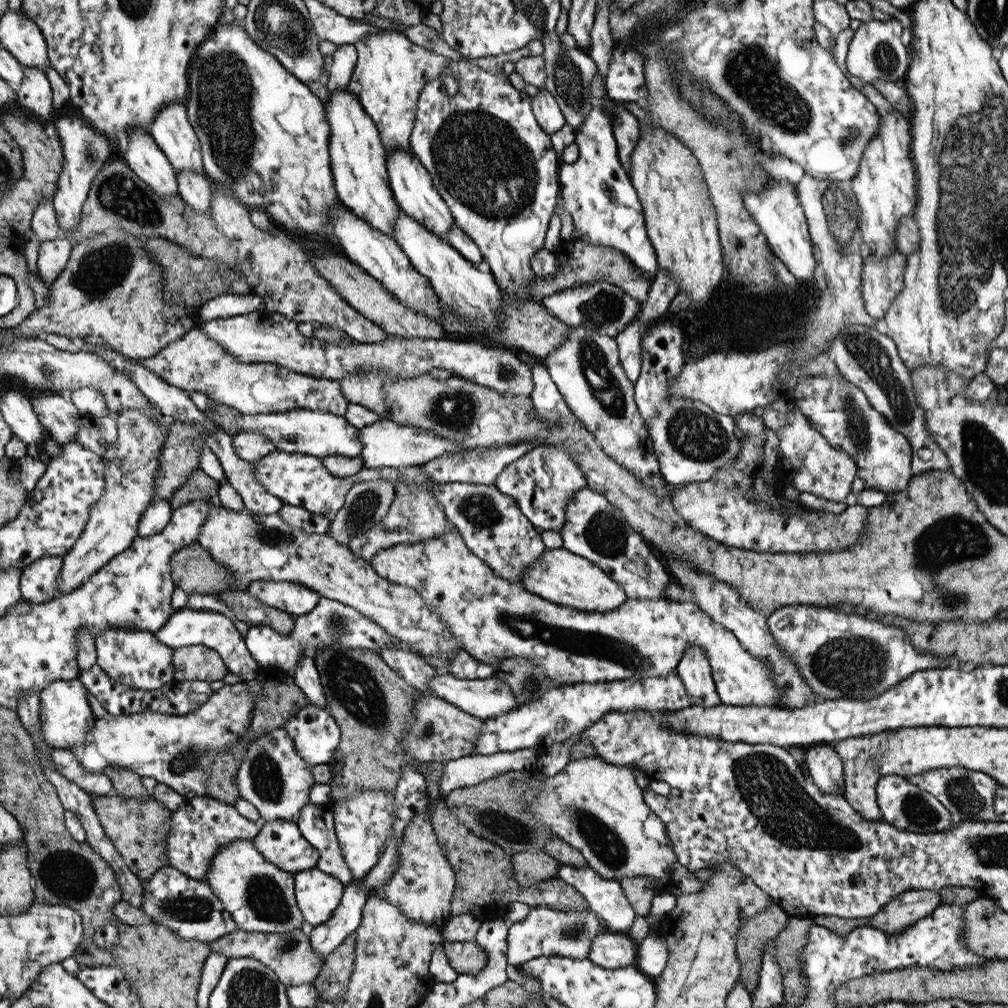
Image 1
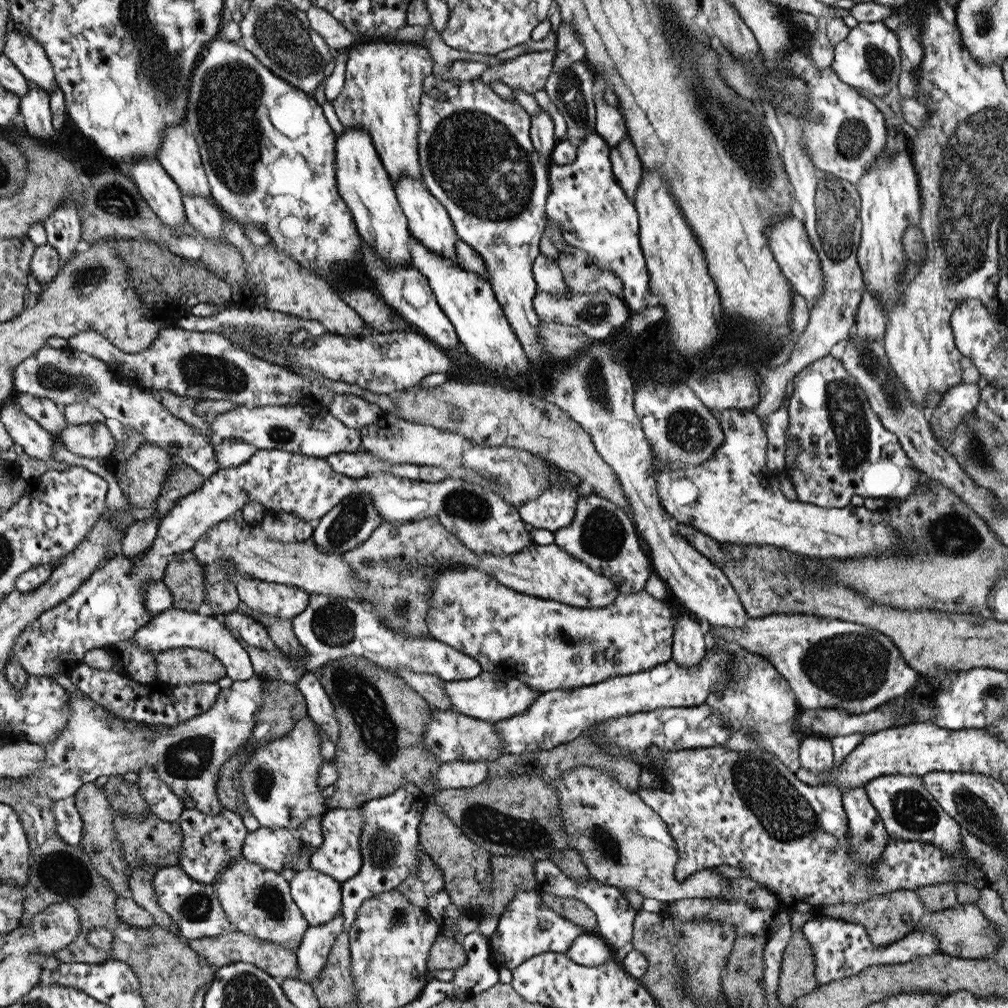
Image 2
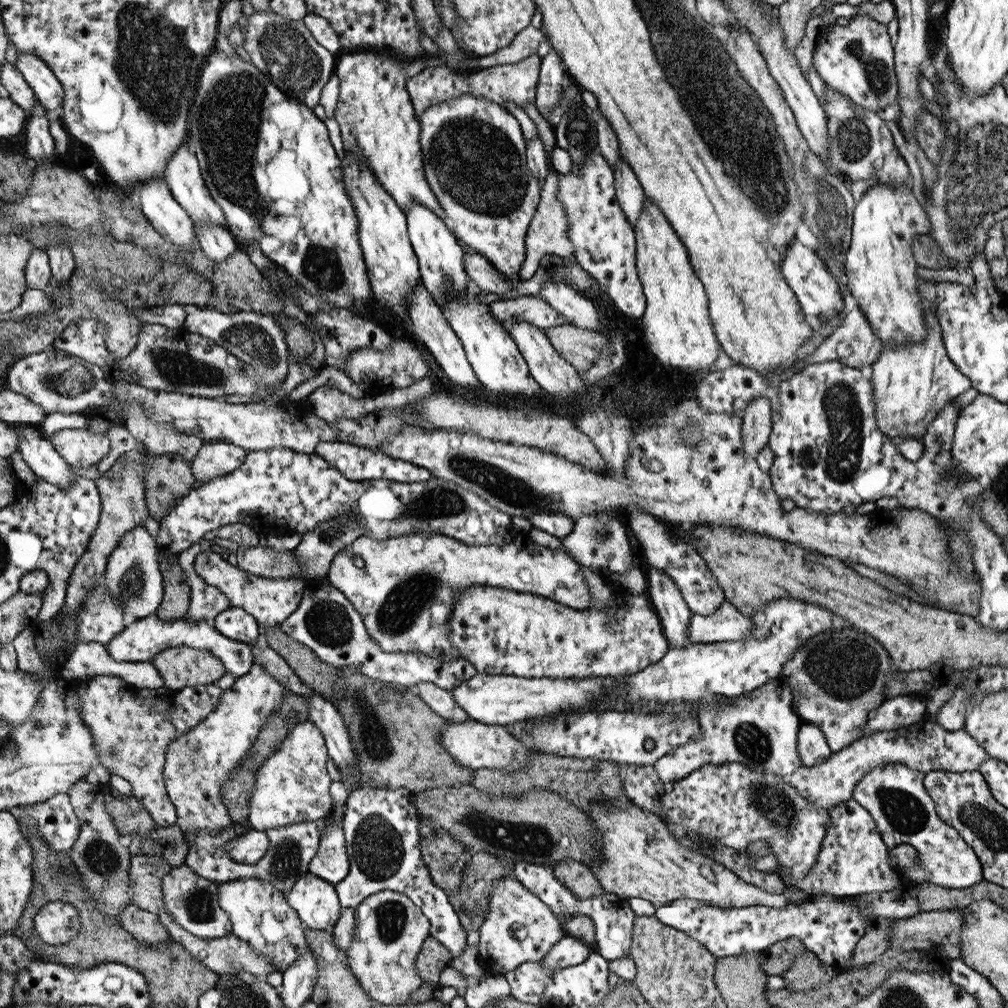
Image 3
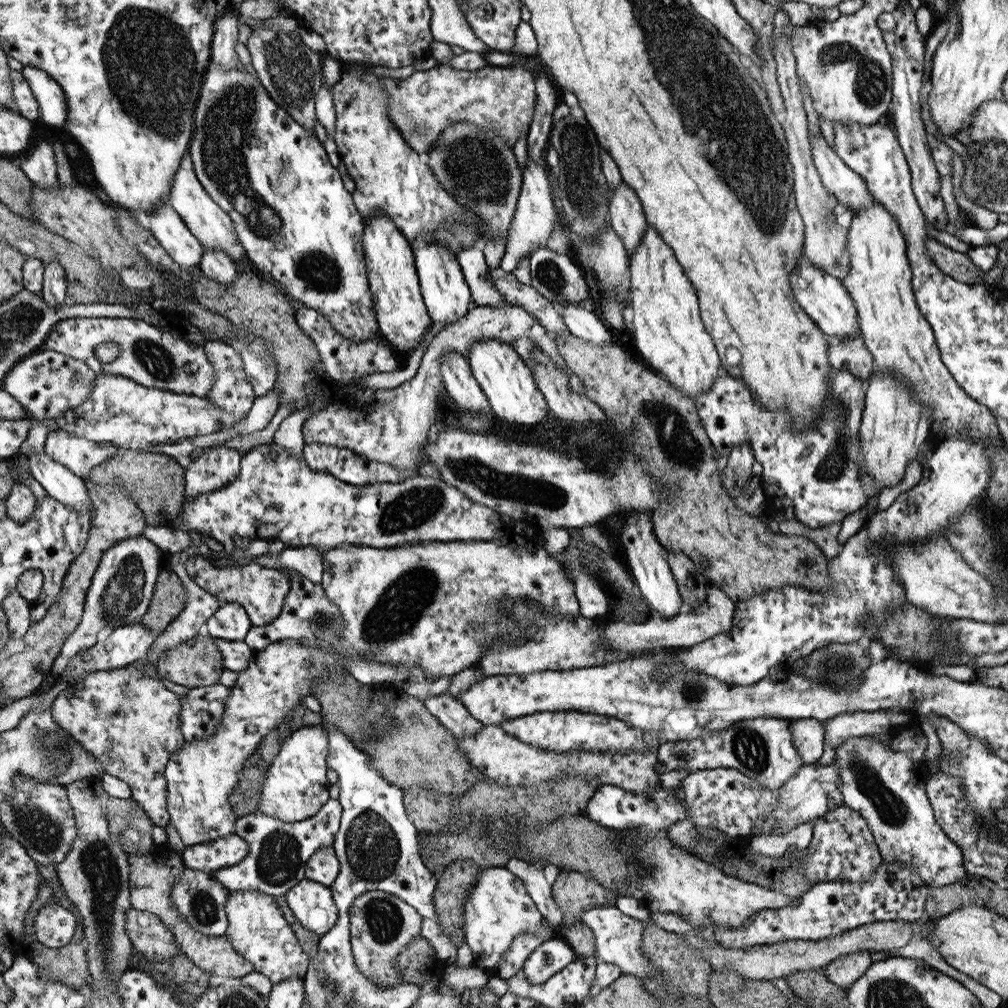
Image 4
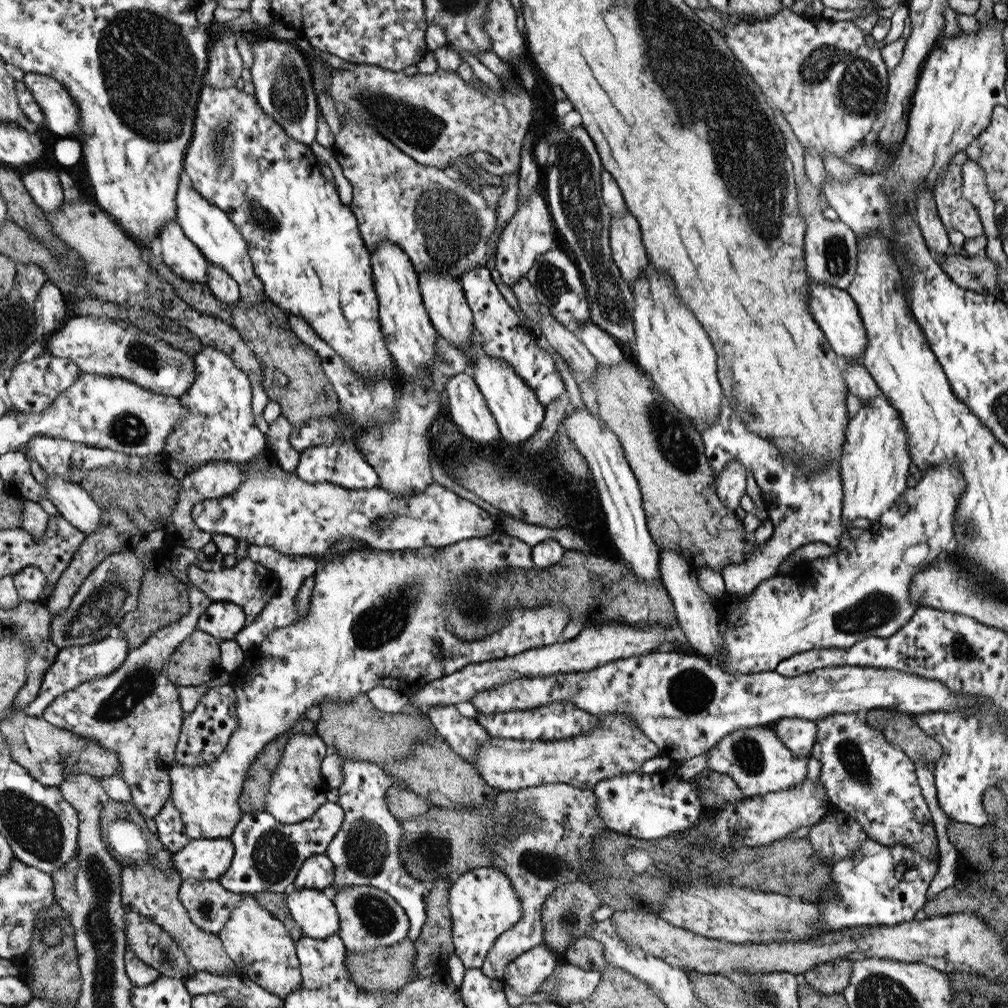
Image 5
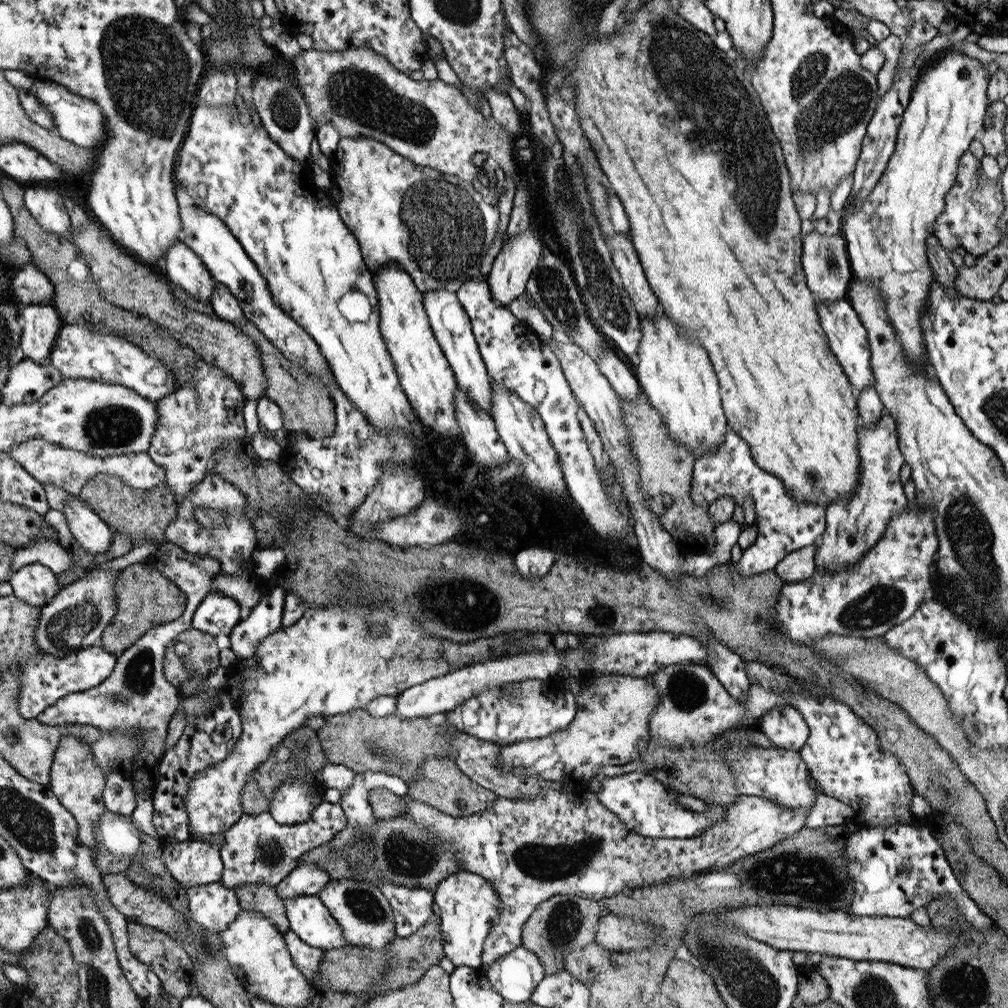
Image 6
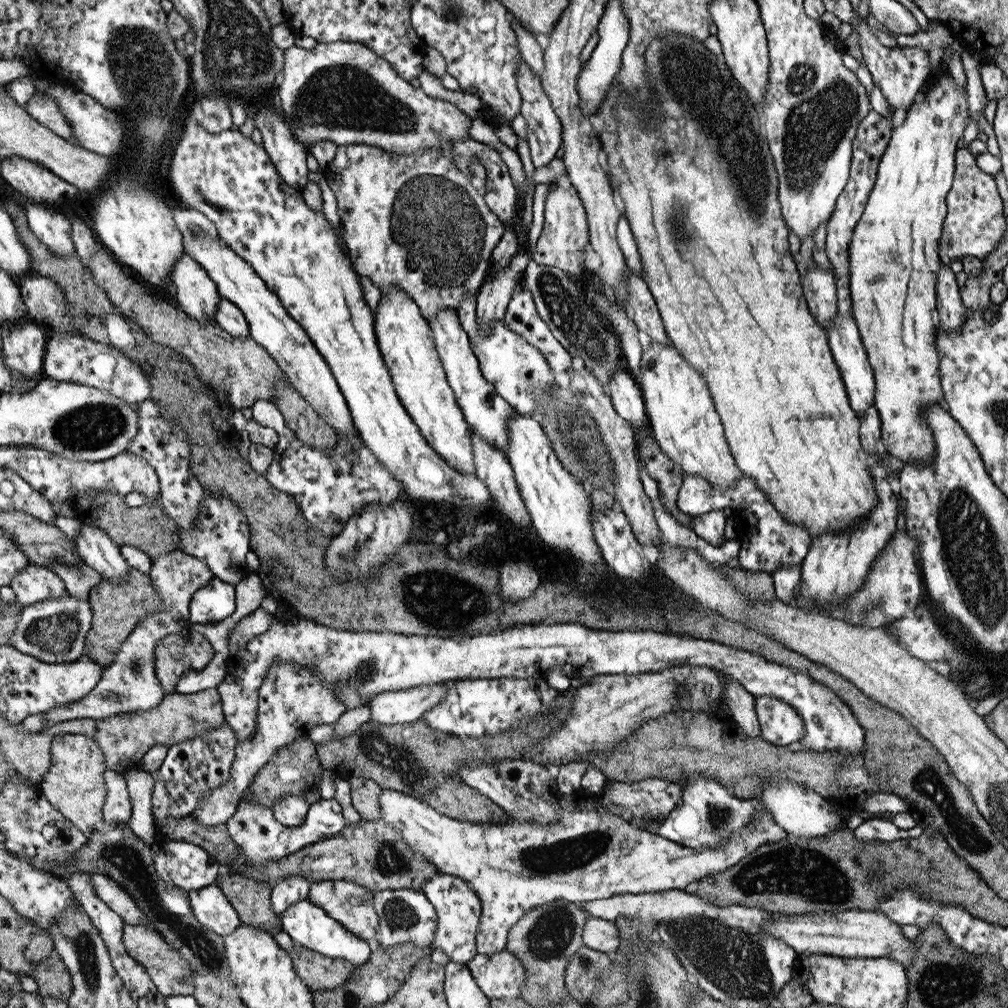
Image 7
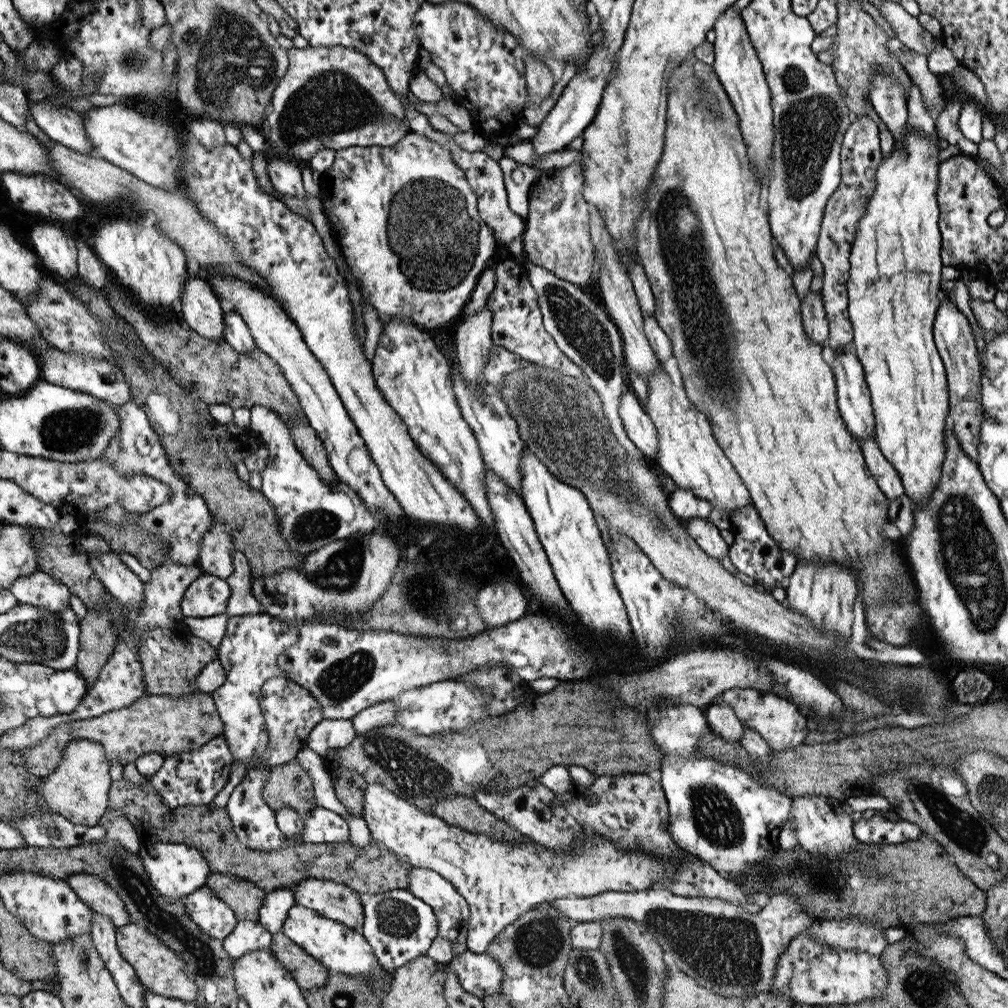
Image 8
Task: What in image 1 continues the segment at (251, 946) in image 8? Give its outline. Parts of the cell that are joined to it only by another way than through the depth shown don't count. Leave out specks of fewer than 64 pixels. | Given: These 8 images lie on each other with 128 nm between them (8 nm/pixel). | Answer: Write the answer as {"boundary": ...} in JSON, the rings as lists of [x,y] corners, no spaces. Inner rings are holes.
{"boundary":[[[317,868],[295,874],[296,900],[306,928],[330,921],[344,897],[345,884]]]}

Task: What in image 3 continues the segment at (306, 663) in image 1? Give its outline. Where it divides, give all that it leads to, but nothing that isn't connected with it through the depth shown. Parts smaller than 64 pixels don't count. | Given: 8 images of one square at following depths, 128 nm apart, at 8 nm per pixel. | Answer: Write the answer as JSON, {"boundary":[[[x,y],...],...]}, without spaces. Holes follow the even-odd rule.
{"boundary":[[[313,691],[312,697],[308,699],[310,702],[310,721],[321,729],[325,737],[325,742],[328,744],[329,760],[336,763],[336,767],[340,768],[340,770],[346,769],[348,765],[358,765],[356,764],[356,752],[349,734],[349,726],[337,707],[330,700],[322,697],[320,693],[316,693],[316,691]]]}

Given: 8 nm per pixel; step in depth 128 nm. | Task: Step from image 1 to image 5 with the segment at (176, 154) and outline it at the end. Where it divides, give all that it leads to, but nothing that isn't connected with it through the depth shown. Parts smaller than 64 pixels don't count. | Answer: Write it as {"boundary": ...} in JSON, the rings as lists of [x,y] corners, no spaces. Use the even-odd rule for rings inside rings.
{"boundary":[[[182,169],[182,185],[178,185],[177,190],[177,216],[176,221],[182,226],[186,237],[192,239],[198,249],[202,250],[209,263],[214,263],[224,267],[224,270],[232,275],[232,278],[238,282],[240,298],[248,303],[256,303],[258,299],[266,299],[264,283],[256,273],[253,266],[252,256],[249,254],[248,243],[245,241],[238,226],[233,219],[223,211],[221,207],[214,206],[214,203],[202,197],[192,181],[190,175]]]}

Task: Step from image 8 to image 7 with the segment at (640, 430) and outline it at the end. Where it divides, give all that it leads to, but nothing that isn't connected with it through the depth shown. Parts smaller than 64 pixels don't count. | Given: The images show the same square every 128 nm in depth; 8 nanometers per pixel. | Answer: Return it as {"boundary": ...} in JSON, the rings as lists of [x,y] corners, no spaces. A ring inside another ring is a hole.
{"boundary":[[[620,368],[612,373],[607,388],[615,412],[629,422],[635,433],[643,429],[647,413],[642,390],[628,370]]]}

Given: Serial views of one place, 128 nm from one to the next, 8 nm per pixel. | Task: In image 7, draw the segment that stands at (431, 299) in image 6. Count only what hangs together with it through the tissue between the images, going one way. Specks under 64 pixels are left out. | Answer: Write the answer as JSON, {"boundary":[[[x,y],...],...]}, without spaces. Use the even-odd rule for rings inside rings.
{"boundary":[[[442,307],[429,325],[449,386],[453,389],[464,419],[470,426],[470,431],[481,436],[484,441],[490,441],[508,458],[506,422],[509,418],[513,418],[516,410],[496,393],[495,387],[490,385],[490,382],[484,379],[478,358],[472,349],[469,334],[460,323],[457,310],[452,307]]]}

